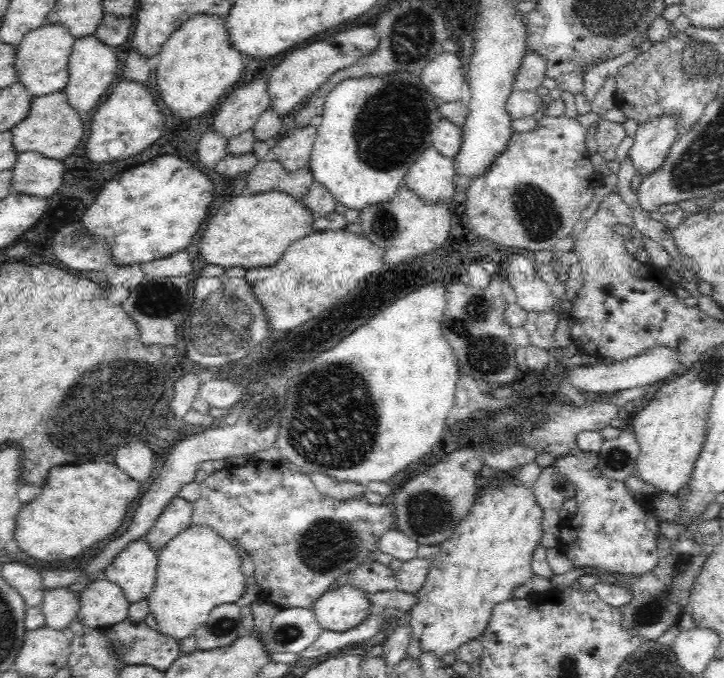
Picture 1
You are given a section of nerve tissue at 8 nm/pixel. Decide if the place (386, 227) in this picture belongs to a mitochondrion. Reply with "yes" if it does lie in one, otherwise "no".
yes

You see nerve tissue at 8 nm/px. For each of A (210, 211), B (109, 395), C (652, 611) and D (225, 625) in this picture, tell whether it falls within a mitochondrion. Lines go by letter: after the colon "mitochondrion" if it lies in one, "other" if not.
A: other
B: mitochondrion
C: mitochondrion
D: mitochondrion

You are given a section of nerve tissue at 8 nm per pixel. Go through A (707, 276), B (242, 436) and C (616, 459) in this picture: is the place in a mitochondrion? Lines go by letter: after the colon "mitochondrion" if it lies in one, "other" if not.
A: other
B: other
C: mitochondrion

